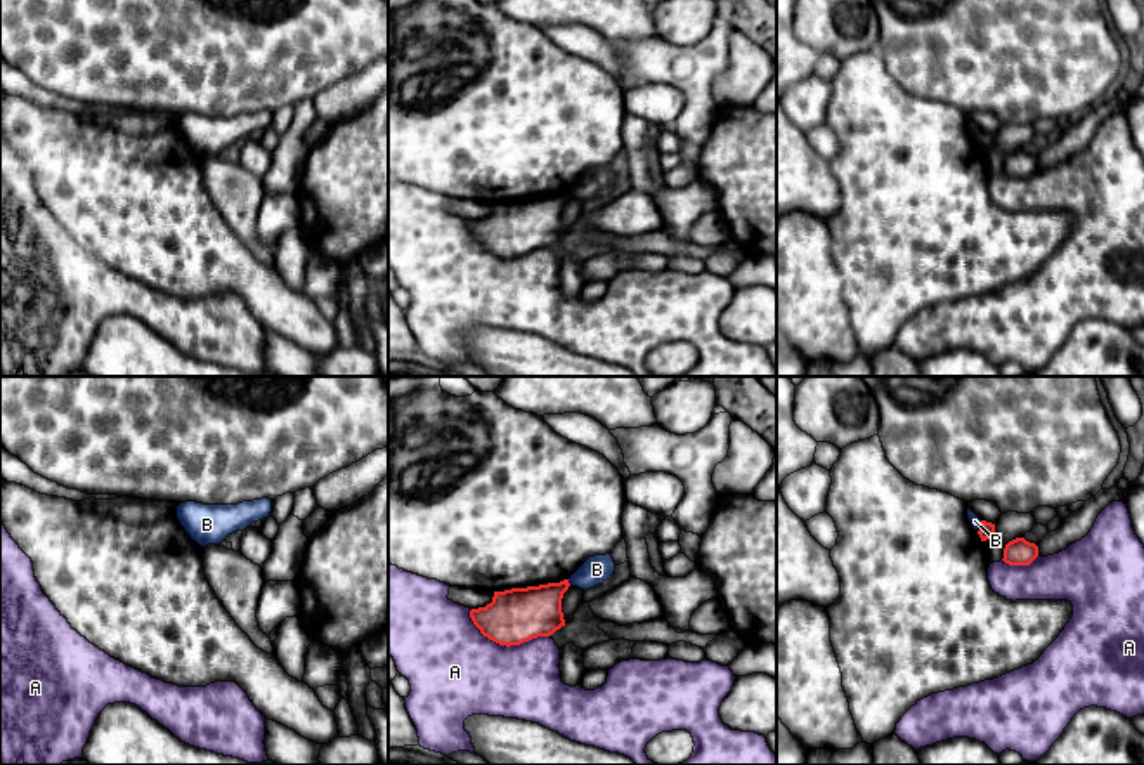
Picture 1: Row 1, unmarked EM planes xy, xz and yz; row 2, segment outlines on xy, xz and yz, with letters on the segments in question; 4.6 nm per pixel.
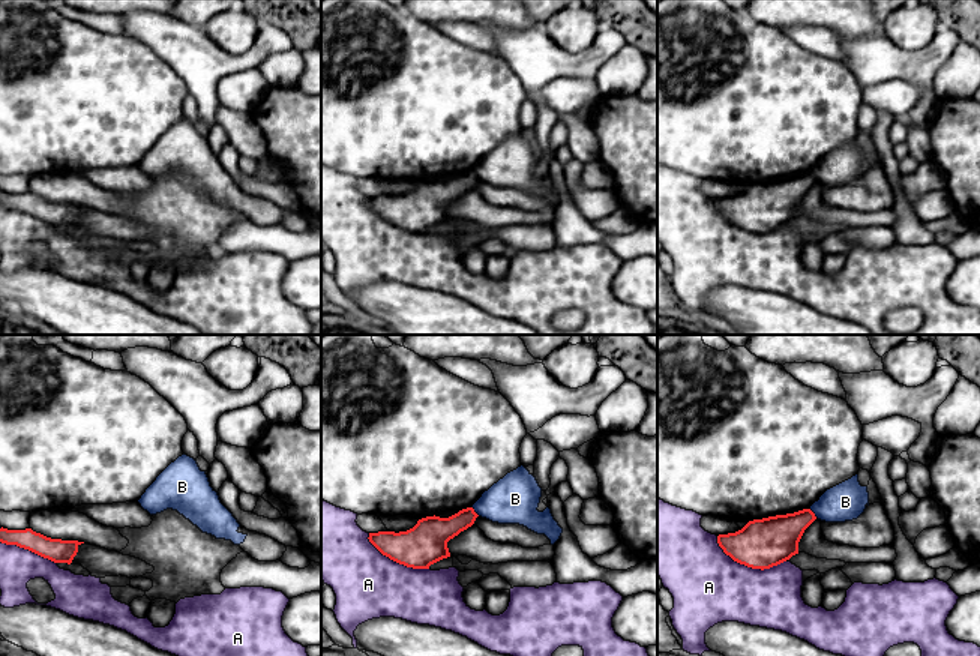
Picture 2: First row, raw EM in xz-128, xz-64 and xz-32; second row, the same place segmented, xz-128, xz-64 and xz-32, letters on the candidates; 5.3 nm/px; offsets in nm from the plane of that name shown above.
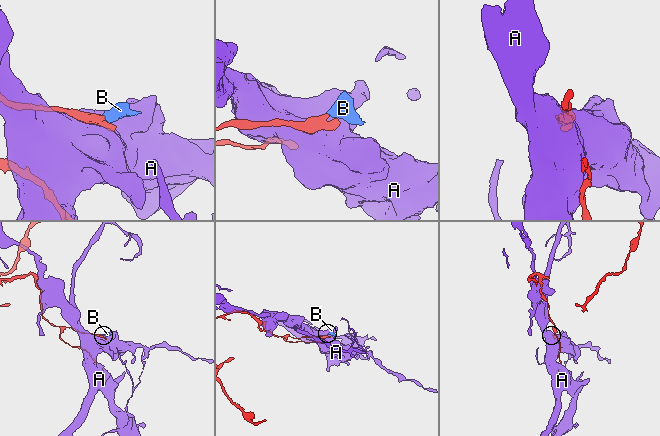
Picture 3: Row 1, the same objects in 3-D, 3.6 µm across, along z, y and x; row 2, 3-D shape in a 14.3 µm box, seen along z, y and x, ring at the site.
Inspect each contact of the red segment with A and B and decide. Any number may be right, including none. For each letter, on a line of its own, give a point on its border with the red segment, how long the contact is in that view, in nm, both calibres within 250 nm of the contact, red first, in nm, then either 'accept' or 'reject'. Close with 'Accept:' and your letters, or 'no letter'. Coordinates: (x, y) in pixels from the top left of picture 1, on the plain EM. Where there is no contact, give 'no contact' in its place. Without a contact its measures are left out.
A: contact xz (505, 255); length 400 nm; calibres 260 and 400 nm; reject
B: contact yz (980, 137); length 60 nm; calibres 70 and 50 nm; reject
Accept: no letter

